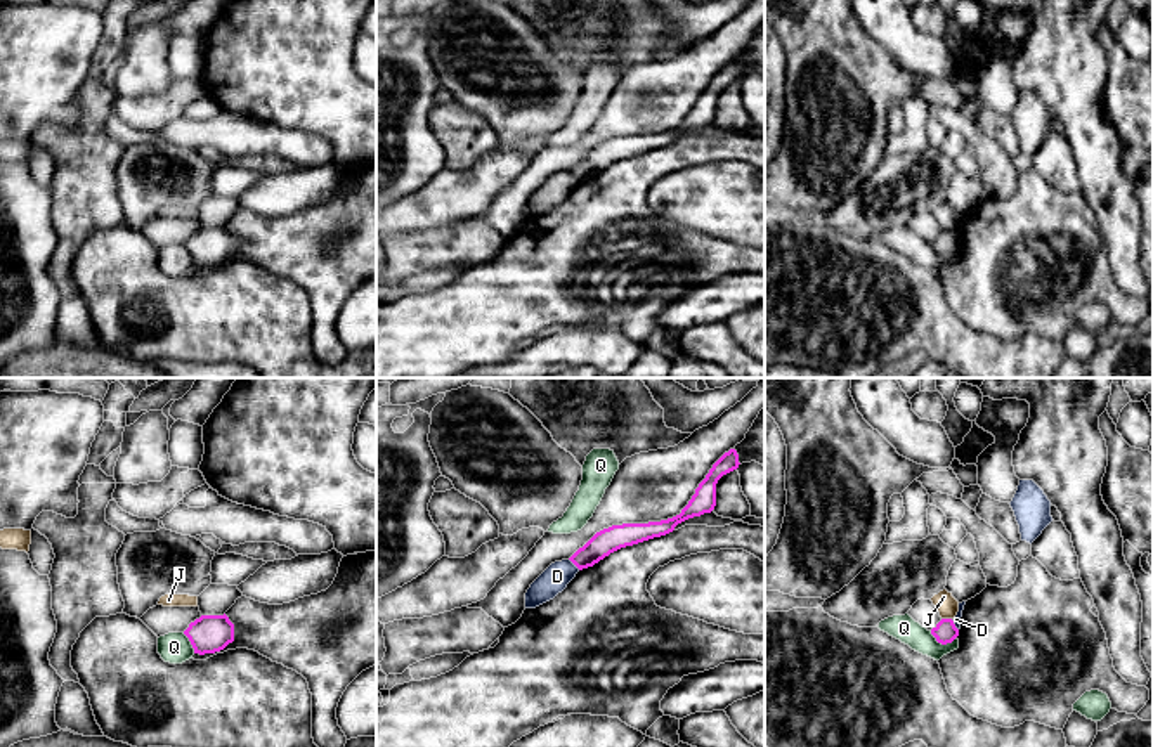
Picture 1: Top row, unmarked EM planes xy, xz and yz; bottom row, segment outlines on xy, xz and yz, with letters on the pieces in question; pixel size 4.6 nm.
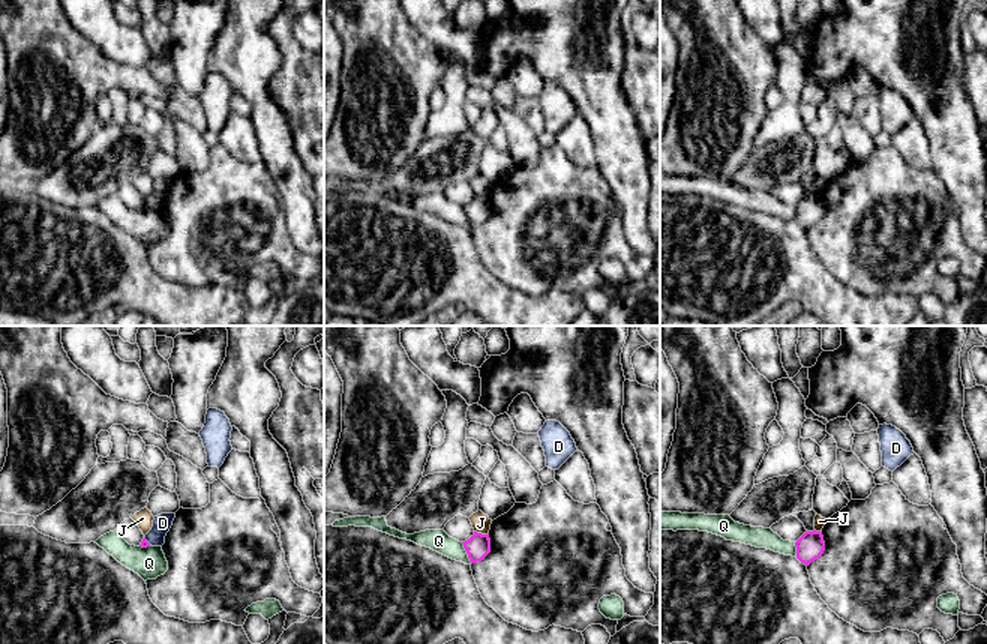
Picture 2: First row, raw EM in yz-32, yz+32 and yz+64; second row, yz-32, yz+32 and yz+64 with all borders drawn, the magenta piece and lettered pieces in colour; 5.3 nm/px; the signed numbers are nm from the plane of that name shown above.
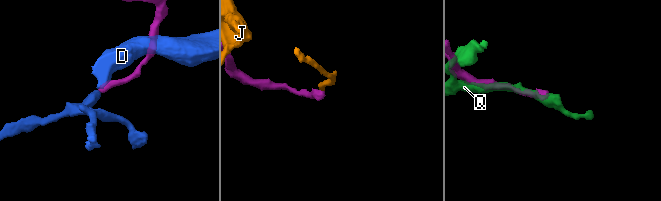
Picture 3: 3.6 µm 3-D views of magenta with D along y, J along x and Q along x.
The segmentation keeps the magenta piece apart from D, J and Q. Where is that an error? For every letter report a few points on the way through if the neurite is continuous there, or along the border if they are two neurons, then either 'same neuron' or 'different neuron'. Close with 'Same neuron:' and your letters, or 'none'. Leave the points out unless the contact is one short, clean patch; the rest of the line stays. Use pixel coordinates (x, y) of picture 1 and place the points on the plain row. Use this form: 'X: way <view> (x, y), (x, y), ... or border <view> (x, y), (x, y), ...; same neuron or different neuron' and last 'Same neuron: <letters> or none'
D: border xz (569, 170), (579, 181); different neuron
J: border yz (942, 229), (951, 231); different neuron
Q: border yz (930, 243), (942, 255), (951, 255), (956, 250); different neuron
Same neuron: none

